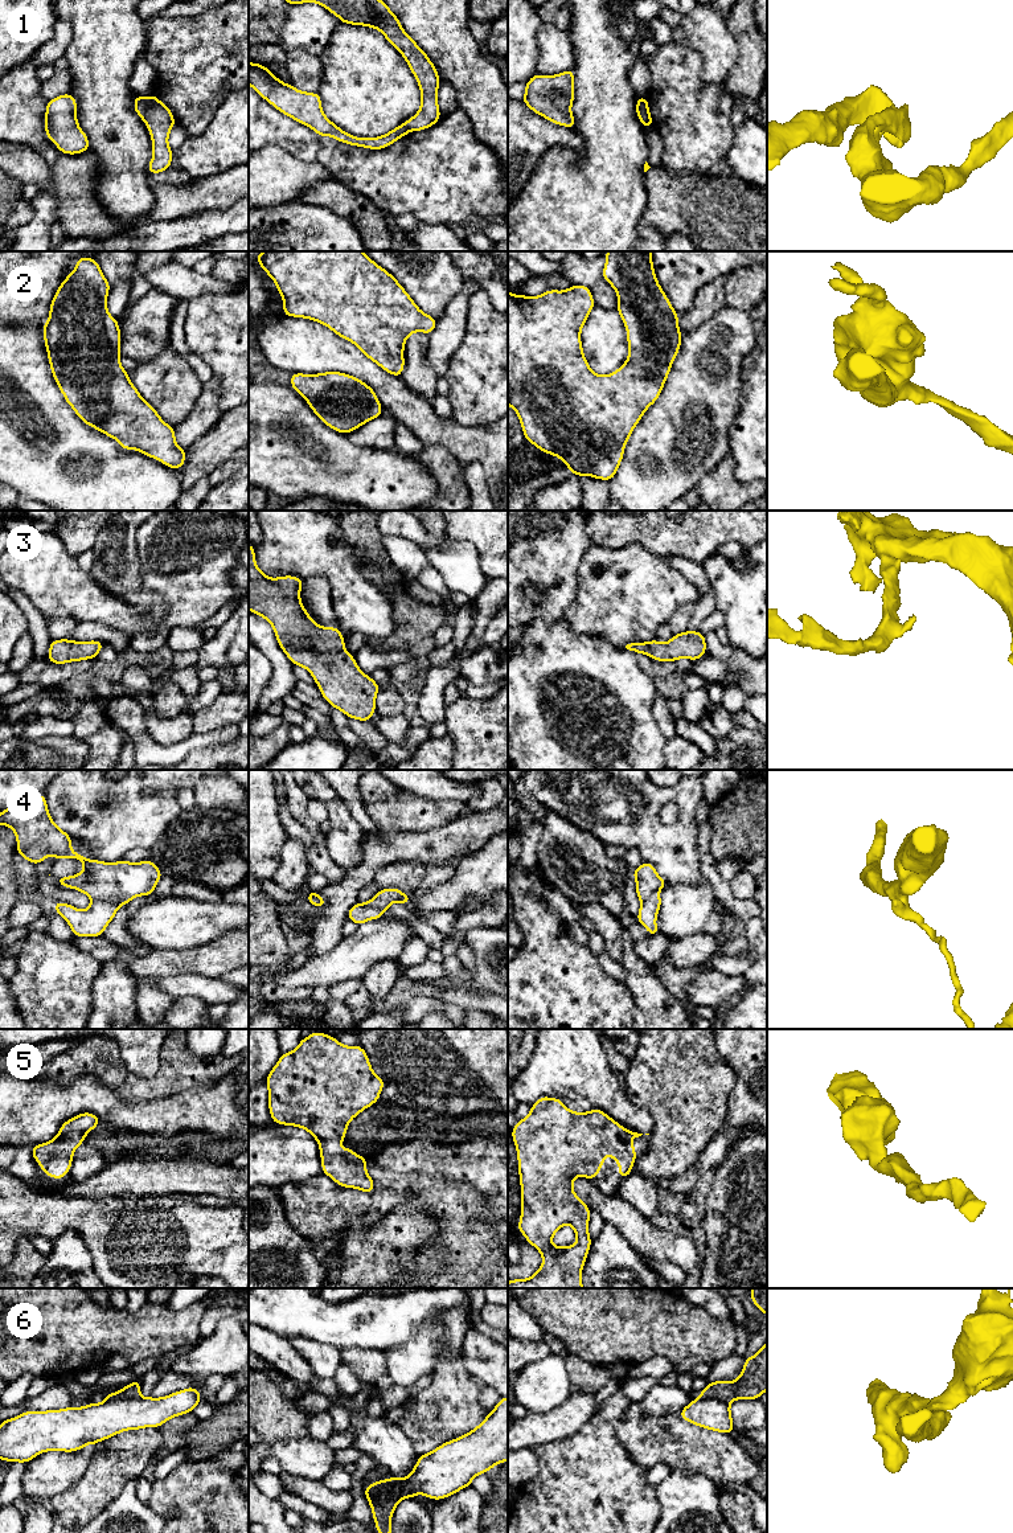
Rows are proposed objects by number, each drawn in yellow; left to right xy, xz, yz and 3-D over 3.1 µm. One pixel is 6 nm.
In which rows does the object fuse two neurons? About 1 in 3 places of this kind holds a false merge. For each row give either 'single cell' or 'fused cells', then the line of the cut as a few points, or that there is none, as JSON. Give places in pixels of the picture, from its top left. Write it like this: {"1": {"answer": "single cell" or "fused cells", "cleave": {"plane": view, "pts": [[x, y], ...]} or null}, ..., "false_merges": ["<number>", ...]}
{"1": {"answer": "fused cells", "cleave": {"plane": "xy", "pts": [[147, 97], [147, 111], [143, 121]]}}, "2": {"answer": "single cell", "cleave": null}, "3": {"answer": "single cell", "cleave": null}, "4": {"answer": "fused cells", "cleave": {"plane": "xy", "pts": [[91, 898], [110, 898], [119, 905]]}}, "5": {"answer": "single cell", "cleave": null}, "6": {"answer": "fused cells", "cleave": {"plane": "xz", "pts": [[366, 1495], [380, 1500], [390, 1497], [398, 1500]]}}, "false_merges": ["1", "4", "6"]}

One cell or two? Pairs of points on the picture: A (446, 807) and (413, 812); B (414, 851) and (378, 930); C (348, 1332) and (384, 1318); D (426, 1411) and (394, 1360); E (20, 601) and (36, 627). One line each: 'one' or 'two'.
A: one
B: two
C: one
D: two
E: one

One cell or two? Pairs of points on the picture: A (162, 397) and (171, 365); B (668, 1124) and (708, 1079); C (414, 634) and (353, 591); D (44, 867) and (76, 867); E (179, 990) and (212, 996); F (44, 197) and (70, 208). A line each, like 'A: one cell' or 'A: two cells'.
A: one cell
B: one cell
C: two cells
D: two cells
E: one cell
F: two cells

